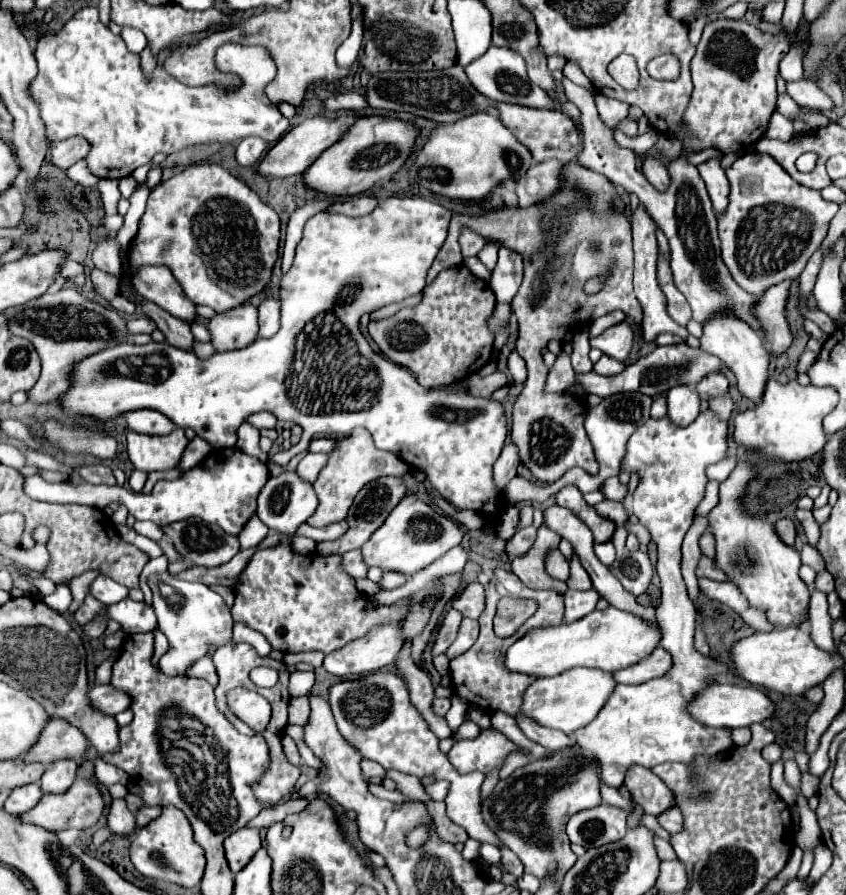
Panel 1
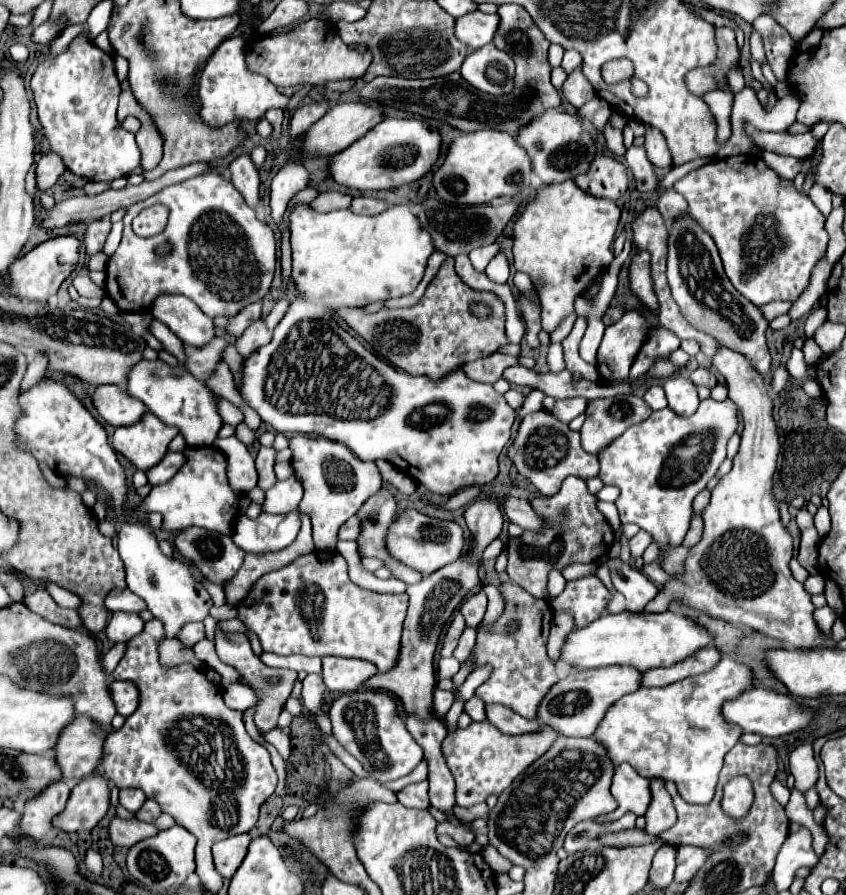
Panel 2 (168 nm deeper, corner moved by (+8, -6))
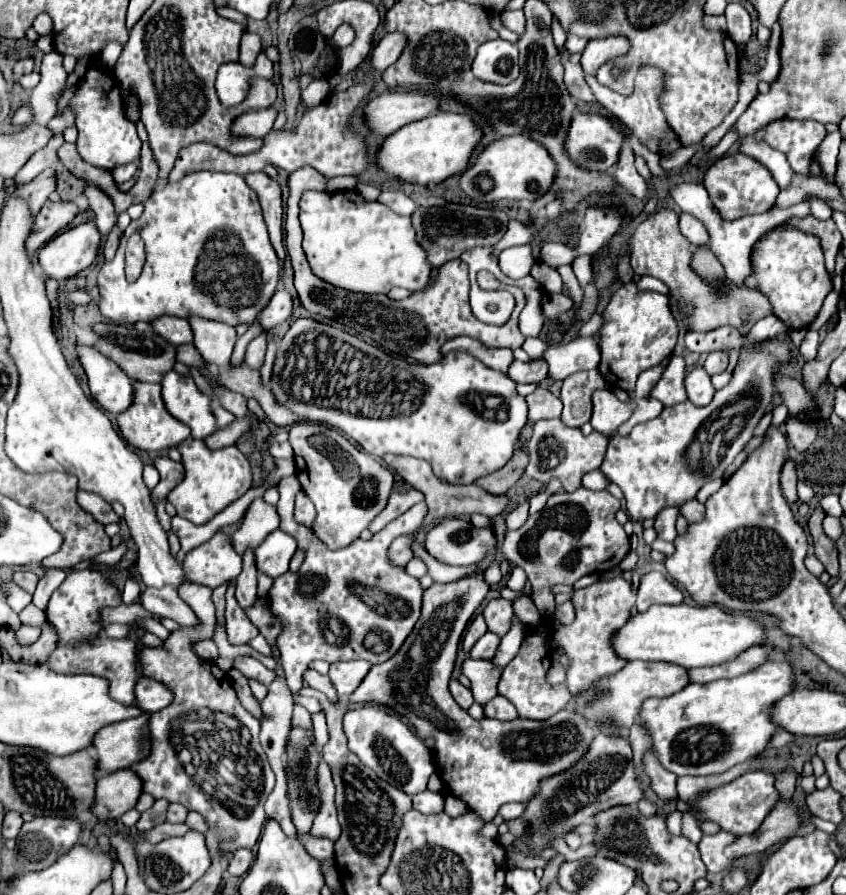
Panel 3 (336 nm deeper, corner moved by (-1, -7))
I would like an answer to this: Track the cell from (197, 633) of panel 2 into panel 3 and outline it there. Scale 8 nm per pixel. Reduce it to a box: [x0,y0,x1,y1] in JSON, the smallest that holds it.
[130,582,276,854]

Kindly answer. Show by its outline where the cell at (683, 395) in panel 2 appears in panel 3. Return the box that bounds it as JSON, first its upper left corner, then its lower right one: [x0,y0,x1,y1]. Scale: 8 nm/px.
[686,366,714,406]

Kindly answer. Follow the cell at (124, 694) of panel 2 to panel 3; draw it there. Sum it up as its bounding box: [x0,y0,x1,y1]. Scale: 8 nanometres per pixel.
[136,678,174,712]

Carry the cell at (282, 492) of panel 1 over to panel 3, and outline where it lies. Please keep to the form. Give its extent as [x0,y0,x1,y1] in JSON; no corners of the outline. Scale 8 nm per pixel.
[254,530,296,578]

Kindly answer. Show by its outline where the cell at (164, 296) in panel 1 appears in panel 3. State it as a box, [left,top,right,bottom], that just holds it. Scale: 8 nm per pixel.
[190,320,236,368]

